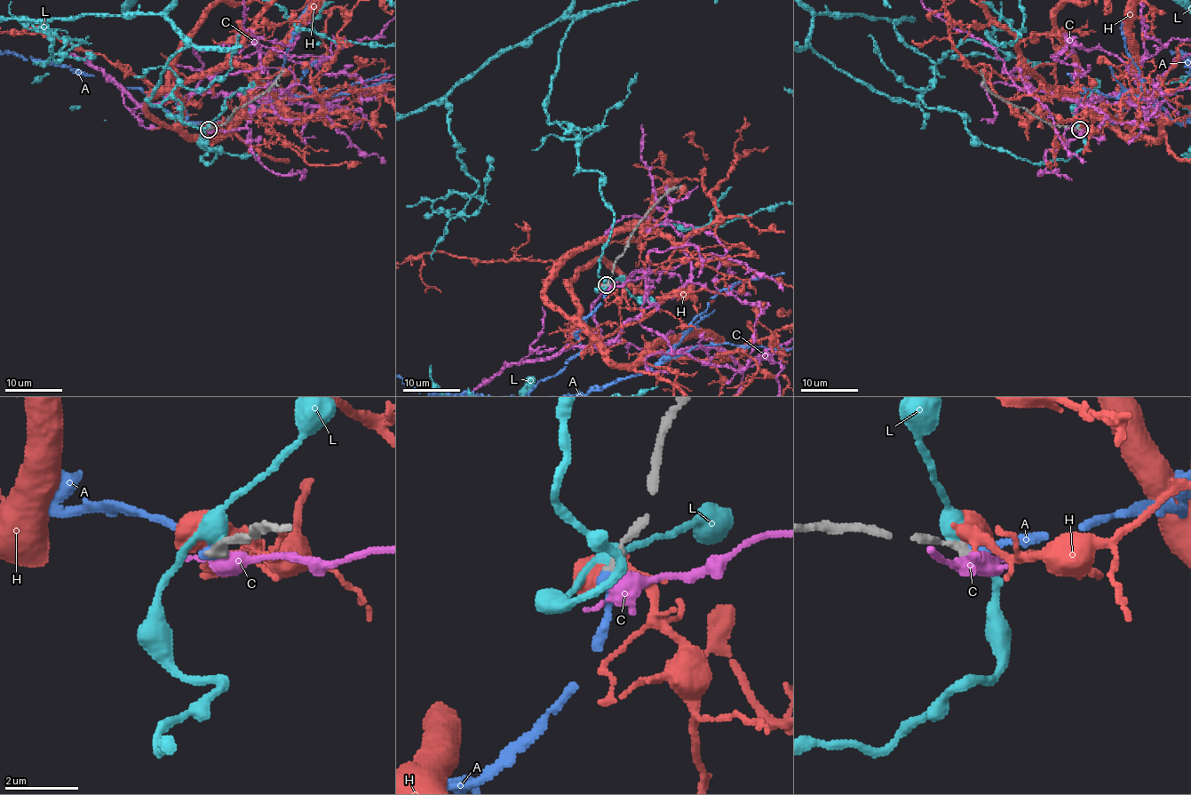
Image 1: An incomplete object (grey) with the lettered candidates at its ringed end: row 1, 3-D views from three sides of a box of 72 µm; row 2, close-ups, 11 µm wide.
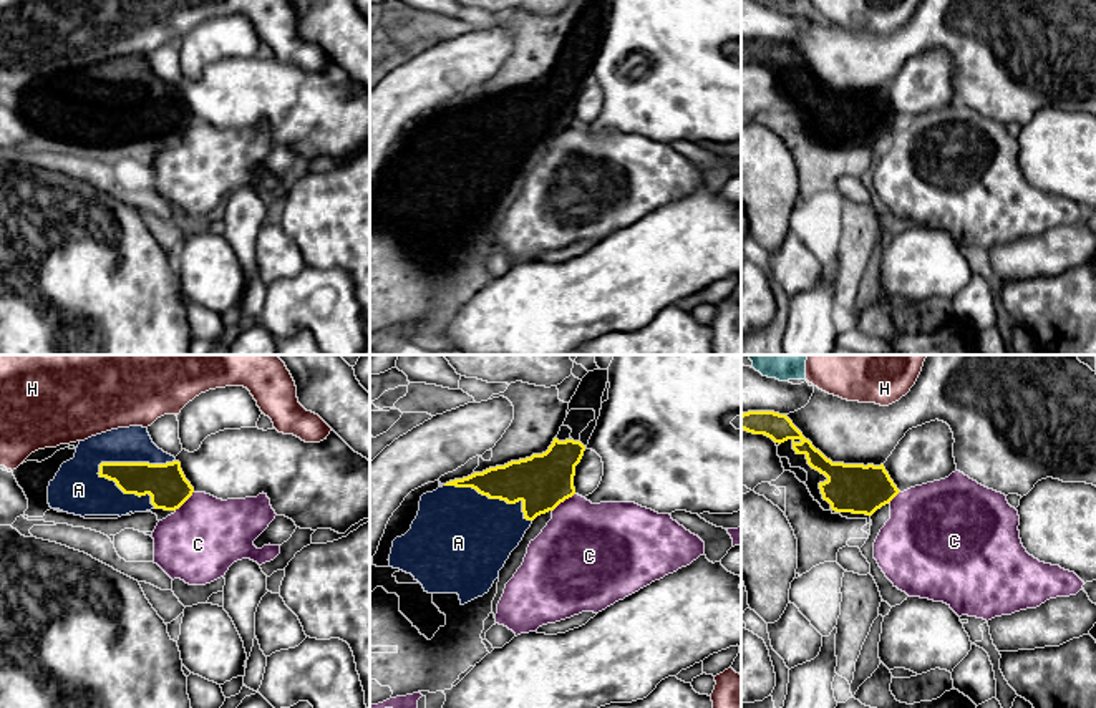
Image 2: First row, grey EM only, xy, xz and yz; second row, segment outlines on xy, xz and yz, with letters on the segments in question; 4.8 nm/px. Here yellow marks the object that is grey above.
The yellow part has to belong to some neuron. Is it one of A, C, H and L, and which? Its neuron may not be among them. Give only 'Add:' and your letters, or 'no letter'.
Add: A

